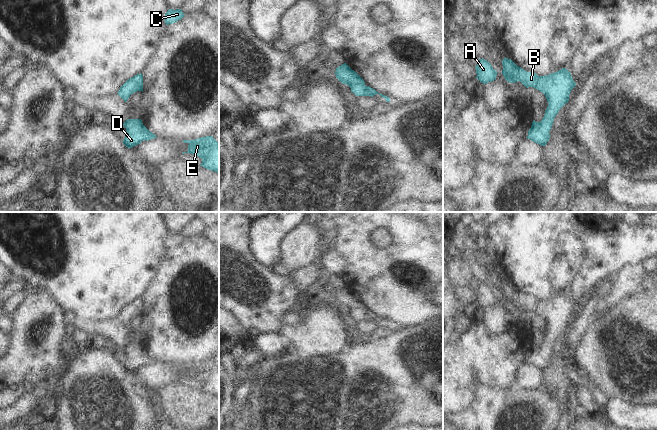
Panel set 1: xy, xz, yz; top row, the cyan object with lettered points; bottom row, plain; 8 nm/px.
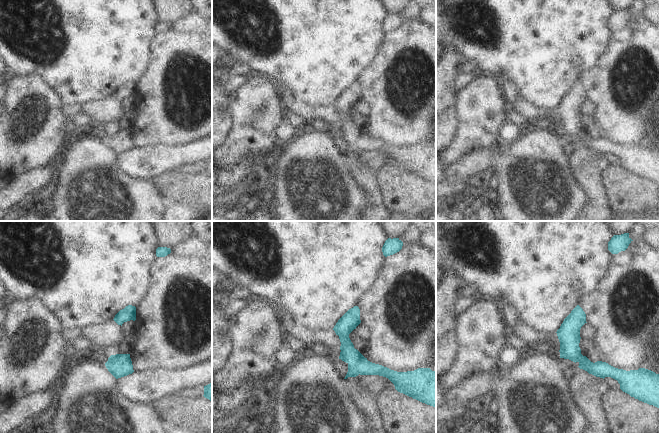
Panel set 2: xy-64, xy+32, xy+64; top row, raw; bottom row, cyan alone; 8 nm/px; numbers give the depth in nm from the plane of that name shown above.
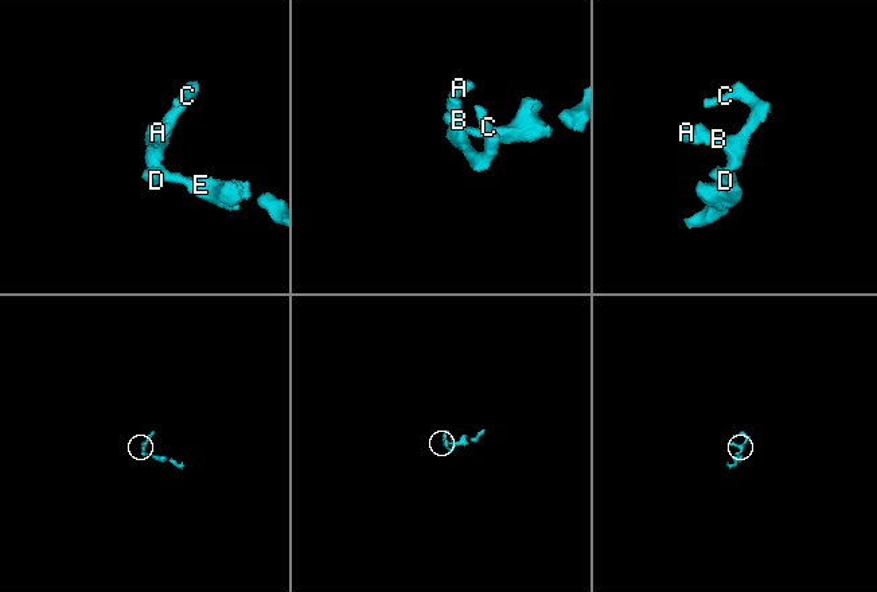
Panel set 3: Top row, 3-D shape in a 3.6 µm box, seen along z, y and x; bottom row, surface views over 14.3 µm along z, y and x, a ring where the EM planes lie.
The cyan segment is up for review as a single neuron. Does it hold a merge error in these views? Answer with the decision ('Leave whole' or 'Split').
Leave whole

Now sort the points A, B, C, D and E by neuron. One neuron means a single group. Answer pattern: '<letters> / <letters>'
A B C D E

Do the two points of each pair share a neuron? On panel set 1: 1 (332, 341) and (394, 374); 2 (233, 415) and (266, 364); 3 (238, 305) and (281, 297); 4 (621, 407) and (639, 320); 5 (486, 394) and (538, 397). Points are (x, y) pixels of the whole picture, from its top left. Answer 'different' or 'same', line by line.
1: different
2: different
3: same
4: different
5: same

